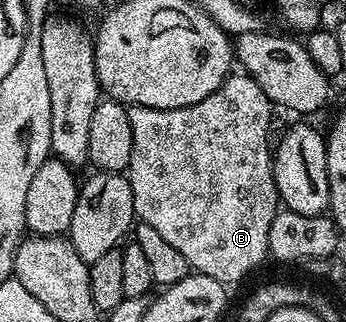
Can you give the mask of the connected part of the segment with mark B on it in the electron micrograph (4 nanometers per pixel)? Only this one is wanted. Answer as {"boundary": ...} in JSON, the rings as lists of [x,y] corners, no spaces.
{"boundary":[[[234,72],[221,84],[214,93],[207,95],[203,103],[195,103],[191,107],[182,109],[152,109],[142,105],[128,106],[131,119],[131,163],[127,170],[127,176],[134,195],[134,211],[144,224],[155,227],[171,247],[175,247],[187,259],[190,270],[194,273],[202,273],[211,279],[222,283],[229,281],[241,281],[261,260],[269,257],[269,244],[267,235],[271,235],[271,223],[279,212],[279,198],[275,179],[273,178],[273,159],[271,156],[271,141],[269,145],[269,120],[275,114],[274,106],[270,105],[267,95],[263,95],[263,87],[255,83],[244,72]]]}

